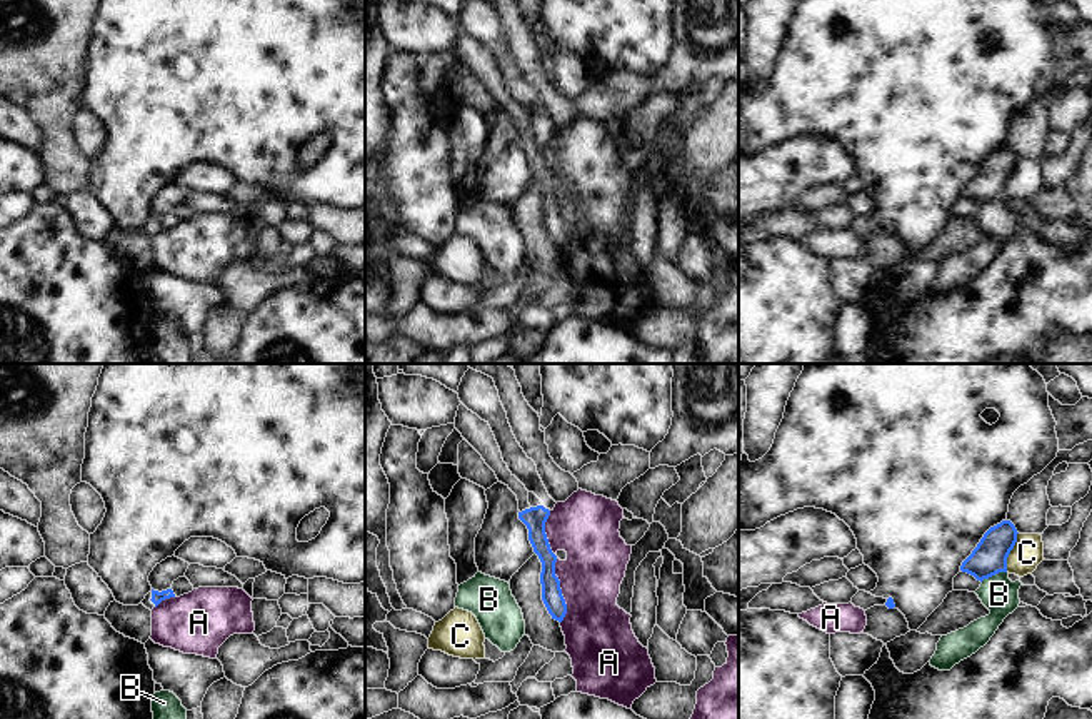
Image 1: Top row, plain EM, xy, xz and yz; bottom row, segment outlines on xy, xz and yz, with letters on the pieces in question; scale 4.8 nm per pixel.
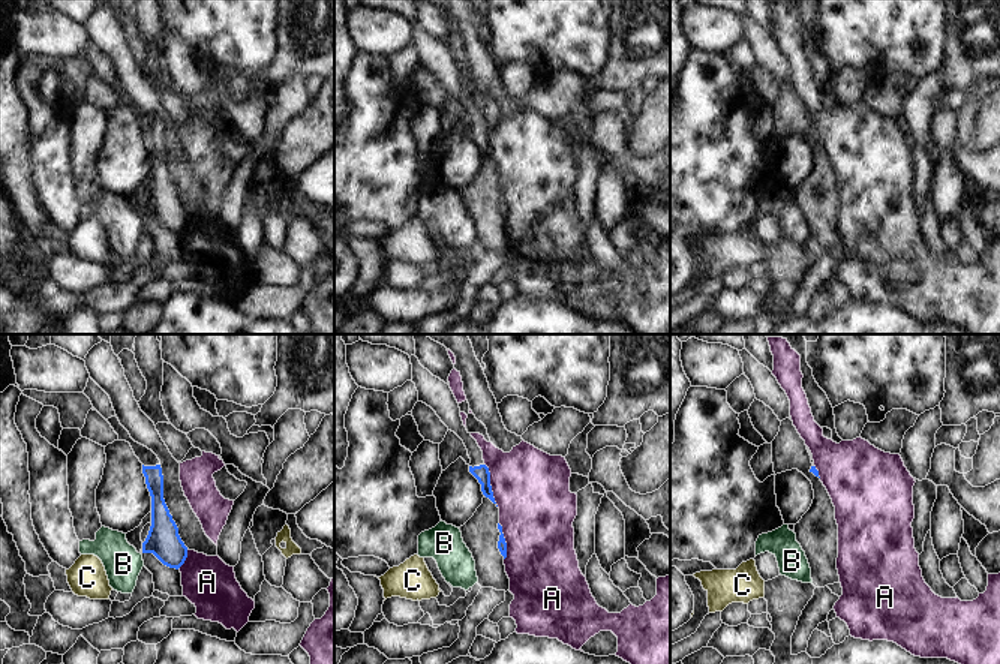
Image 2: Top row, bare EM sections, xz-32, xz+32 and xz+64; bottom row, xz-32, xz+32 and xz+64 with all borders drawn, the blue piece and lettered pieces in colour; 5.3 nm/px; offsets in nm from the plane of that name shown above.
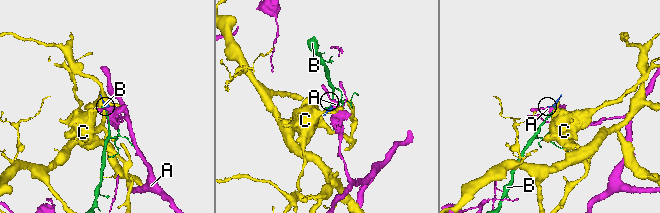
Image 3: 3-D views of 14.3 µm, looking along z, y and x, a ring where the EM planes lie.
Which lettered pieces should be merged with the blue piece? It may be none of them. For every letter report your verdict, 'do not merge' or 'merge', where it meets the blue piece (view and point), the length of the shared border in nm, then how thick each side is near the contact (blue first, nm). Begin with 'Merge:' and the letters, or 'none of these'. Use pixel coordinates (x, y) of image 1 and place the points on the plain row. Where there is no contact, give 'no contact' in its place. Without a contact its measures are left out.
Merge: none of these
A: do not merge; meets blue in xz at (561, 217); contact 320 nm long; 100 nm thick on the blue side, 320 nm on the other
B: do not merge; meets blue in yz at (992, 201); contact 140 nm long; 170 nm thick on the blue side, 180 nm on the other
C: do not merge; meets blue in yz at (1009, 179); contact 200 nm long; 170 nm thick on the blue side, 150 nm on the other

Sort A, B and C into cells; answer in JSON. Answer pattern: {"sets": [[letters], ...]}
{"sets": [["A"], ["B"], ["C"]]}

